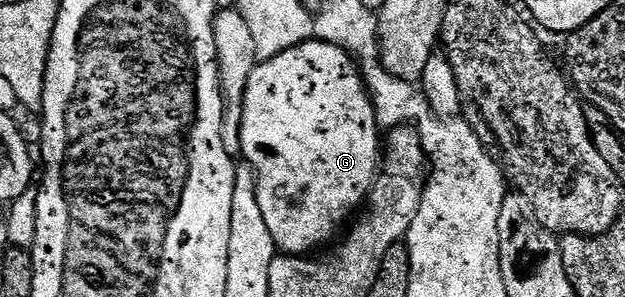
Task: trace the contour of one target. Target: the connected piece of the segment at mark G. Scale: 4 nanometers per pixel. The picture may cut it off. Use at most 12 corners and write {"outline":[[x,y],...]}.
{"outline":[[316,39],[247,79],[240,156],[274,246],[309,255],[366,204],[379,126]]}

